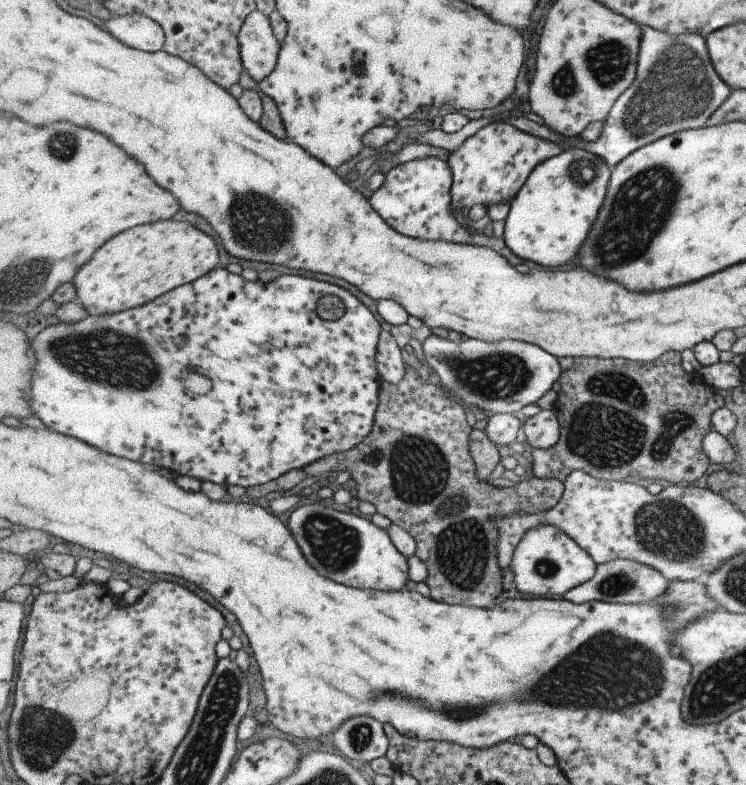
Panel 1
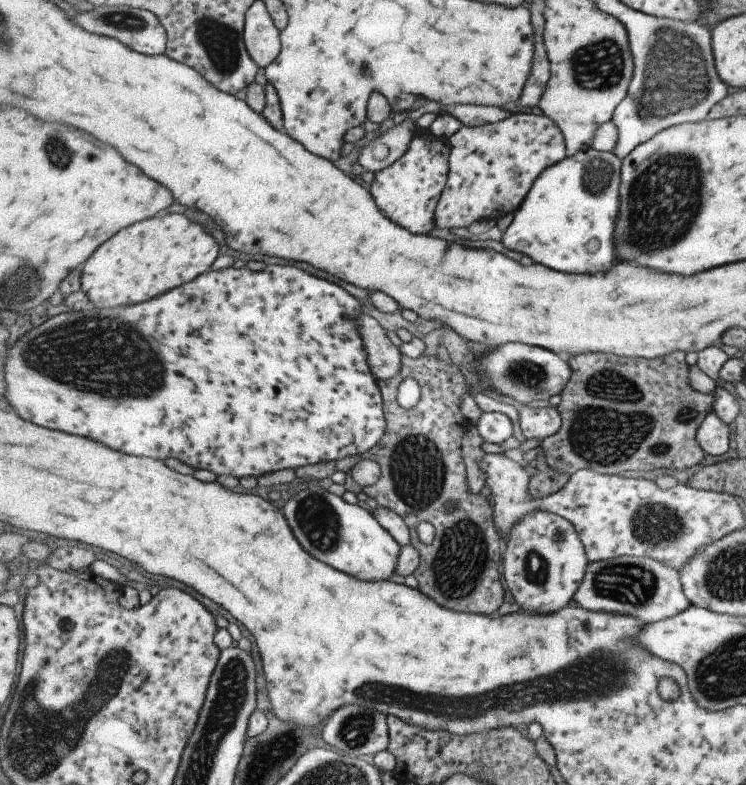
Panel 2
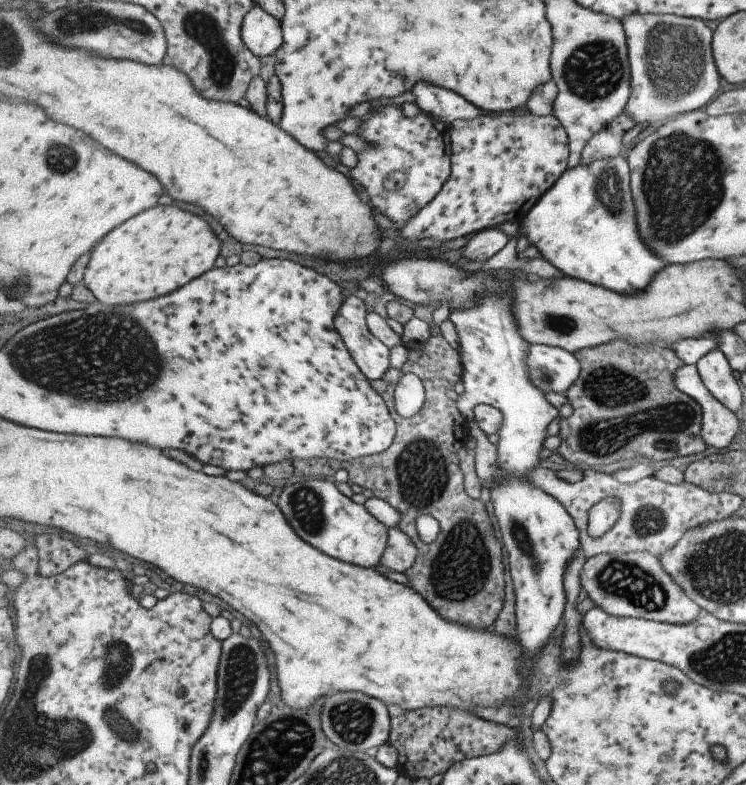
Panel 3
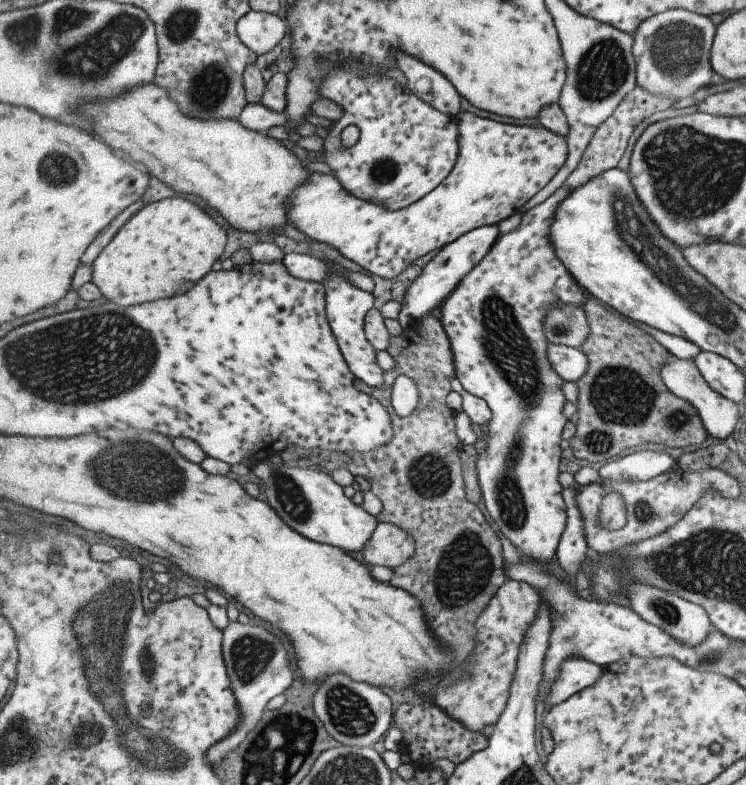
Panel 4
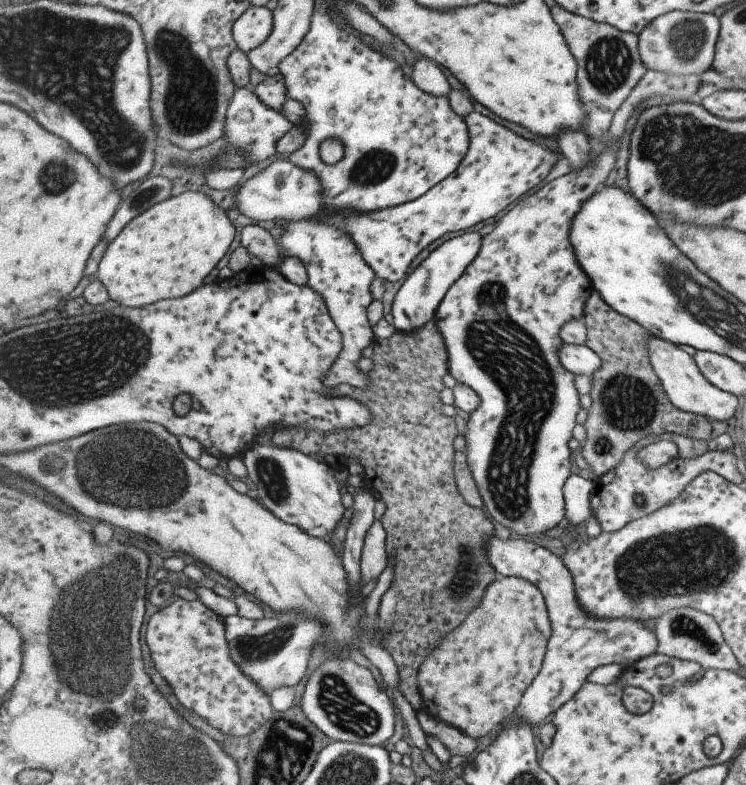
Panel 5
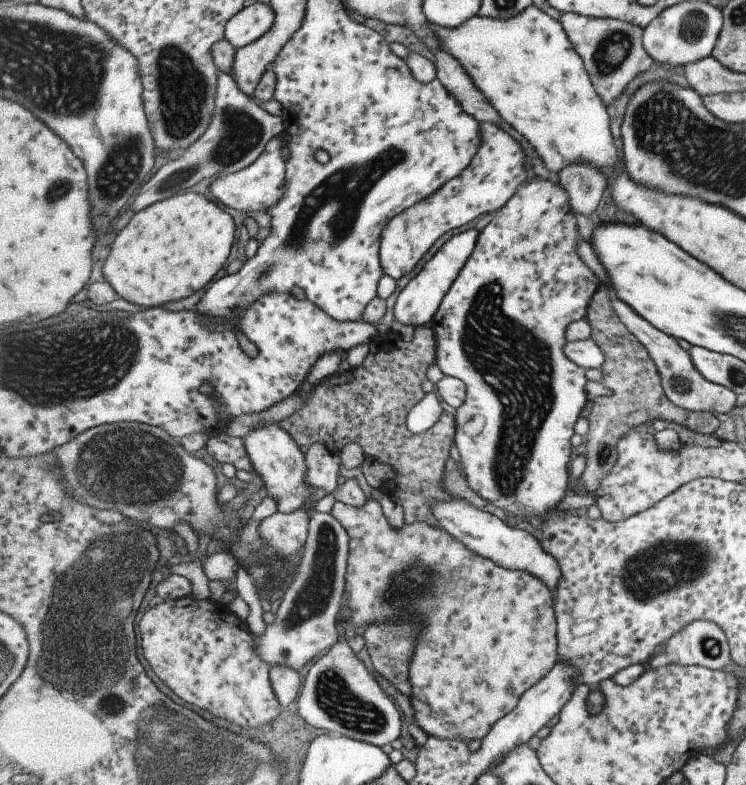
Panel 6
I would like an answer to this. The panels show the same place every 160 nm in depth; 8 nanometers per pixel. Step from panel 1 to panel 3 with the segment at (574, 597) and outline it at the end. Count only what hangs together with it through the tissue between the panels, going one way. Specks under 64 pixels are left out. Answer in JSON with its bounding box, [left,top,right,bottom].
[581,551,703,624]

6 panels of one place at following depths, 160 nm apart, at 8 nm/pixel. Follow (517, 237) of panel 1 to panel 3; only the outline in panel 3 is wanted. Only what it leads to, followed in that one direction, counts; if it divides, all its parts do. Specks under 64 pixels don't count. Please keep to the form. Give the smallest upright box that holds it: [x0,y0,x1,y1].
[462,154,665,293]

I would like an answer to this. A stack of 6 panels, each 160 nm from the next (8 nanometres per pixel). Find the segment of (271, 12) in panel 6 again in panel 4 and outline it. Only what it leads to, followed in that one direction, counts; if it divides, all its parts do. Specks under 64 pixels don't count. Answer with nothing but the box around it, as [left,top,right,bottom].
[237,11,287,54]

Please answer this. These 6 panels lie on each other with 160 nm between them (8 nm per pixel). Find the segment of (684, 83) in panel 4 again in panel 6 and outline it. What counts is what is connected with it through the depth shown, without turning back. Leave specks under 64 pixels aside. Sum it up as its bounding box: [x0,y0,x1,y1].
[644,1,724,68]

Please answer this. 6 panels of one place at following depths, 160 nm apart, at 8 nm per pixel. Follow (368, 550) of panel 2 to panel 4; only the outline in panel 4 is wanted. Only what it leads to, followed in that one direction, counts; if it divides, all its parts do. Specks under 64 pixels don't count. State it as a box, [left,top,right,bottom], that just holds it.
[253,460,378,552]

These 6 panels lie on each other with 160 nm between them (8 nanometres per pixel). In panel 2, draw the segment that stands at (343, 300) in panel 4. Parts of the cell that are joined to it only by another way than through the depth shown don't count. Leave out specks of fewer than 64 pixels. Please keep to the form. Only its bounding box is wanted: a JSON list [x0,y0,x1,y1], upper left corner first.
[356,313,403,382]

